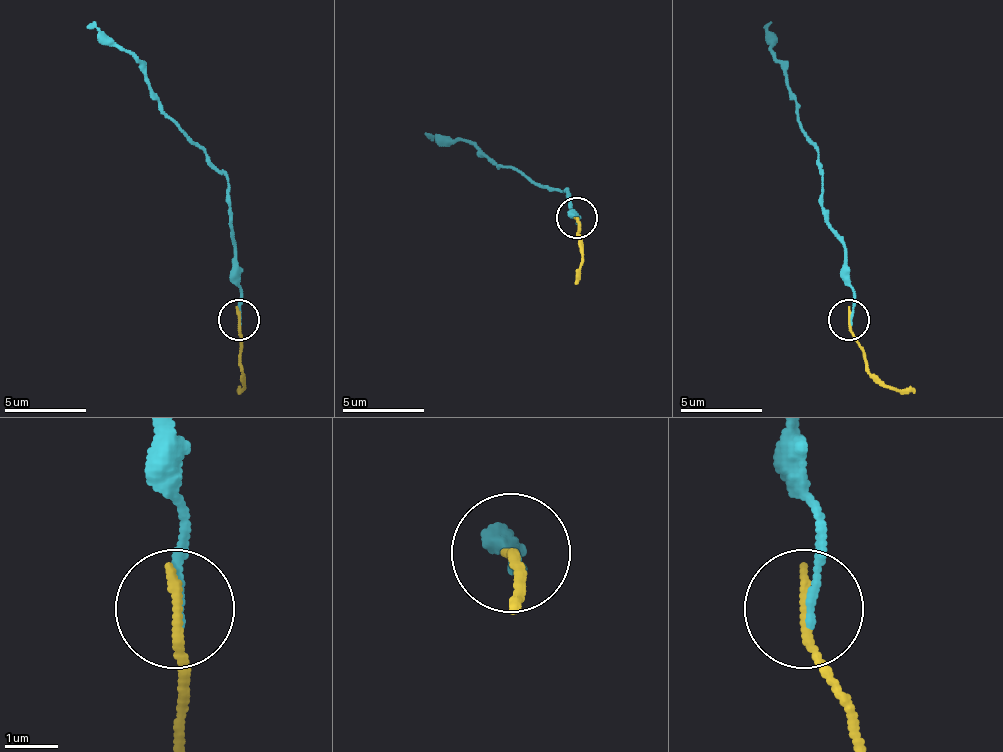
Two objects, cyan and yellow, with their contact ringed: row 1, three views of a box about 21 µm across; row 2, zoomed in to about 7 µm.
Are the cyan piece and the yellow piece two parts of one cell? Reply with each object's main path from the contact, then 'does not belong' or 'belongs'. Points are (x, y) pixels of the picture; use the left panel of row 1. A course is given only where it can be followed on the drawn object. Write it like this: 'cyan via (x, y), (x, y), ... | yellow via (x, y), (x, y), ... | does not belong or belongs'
cyan via (239, 321), (235, 243), (227, 202), (227, 178), (170, 117), (141, 67), (88, 23) | yellow via (239, 321), (243, 370), (243, 386), (239, 386) | does not belong

